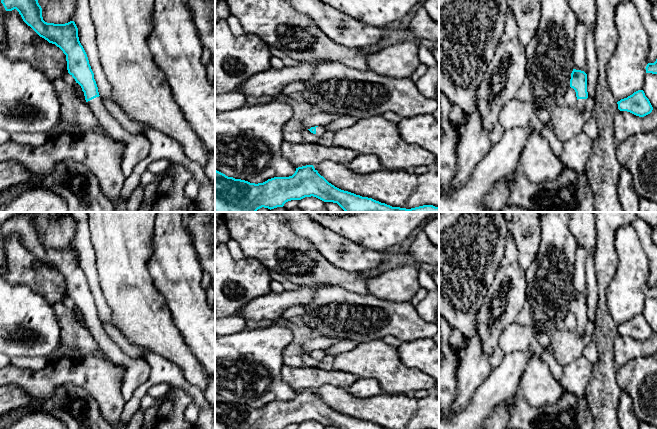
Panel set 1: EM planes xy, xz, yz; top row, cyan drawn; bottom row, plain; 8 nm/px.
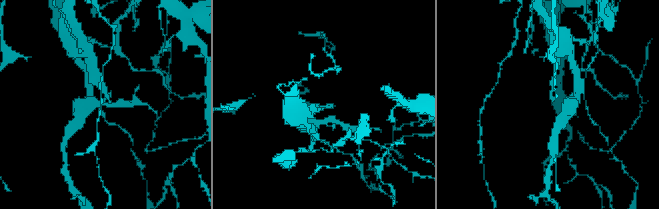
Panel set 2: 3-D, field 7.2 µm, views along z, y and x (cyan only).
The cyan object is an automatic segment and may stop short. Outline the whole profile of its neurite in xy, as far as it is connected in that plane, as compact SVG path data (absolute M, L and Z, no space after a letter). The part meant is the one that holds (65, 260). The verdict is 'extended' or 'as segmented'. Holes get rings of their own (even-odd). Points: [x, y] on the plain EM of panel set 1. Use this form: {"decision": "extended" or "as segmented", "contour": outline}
{"decision": "extended", "contour": "M22 212L12 216L3 222L1 227L6 235L16 233L28 250L40 261L59 271L66 279L68 297L81 310L85 324L99 347L109 360L125 367L121 394L124 401L128 402L135 387L149 379L150 365L145 359L128 356L105 332L87 278L79 265L75 246L65 248L45 246L42 232L35 222L34 212Z"}

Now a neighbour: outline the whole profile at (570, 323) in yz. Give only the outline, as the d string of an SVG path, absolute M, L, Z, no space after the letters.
M569 311L566 318L563 321L563 327L568 330L575 330L577 326L576 316L573 312Z

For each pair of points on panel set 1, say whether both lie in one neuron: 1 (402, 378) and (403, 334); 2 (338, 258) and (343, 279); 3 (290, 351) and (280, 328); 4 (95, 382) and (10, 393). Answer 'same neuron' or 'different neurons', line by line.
1: different neurons
2: different neurons
3: different neurons
4: different neurons

